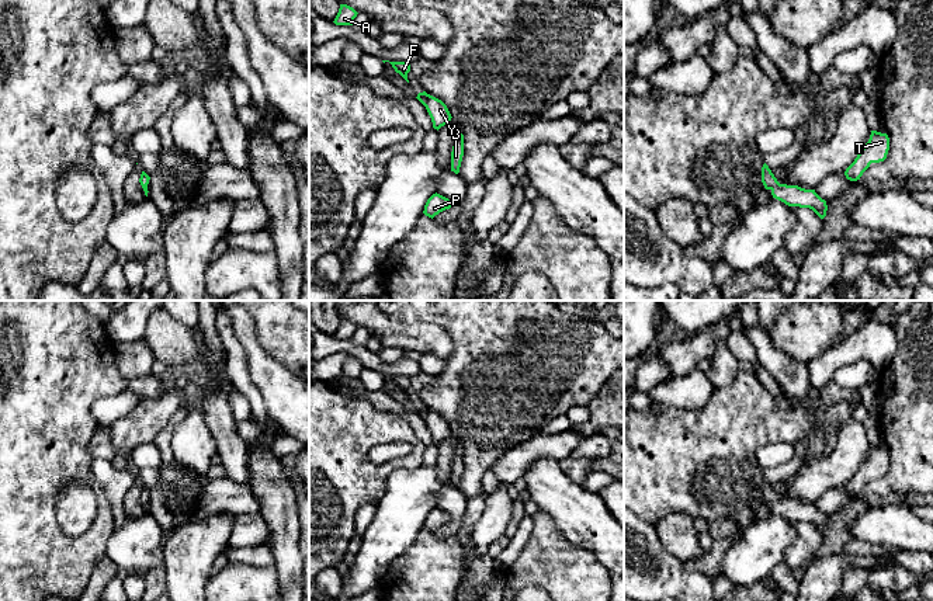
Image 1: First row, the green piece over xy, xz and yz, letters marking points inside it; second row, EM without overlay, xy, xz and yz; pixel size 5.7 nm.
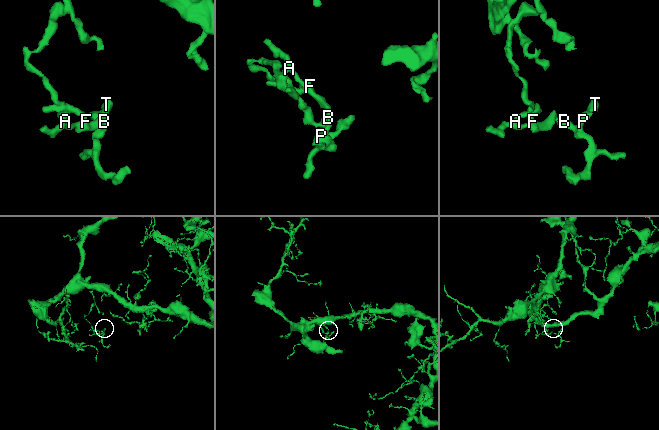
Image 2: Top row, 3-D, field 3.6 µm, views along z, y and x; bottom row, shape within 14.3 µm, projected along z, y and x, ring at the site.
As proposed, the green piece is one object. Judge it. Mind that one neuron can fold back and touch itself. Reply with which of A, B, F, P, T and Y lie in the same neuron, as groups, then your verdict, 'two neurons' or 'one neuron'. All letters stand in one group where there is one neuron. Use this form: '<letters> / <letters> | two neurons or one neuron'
A B F P T Y | one neuron

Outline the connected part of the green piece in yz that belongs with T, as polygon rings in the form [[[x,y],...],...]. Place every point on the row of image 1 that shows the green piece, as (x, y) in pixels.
[[[871,131],[870,139],[854,161],[846,169],[844,176],[850,181],[857,181],[871,163],[880,163],[887,159],[889,150],[889,138],[887,133]]]

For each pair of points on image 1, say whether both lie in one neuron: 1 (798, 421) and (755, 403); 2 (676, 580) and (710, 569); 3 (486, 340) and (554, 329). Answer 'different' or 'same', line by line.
1: same
2: different
3: same

